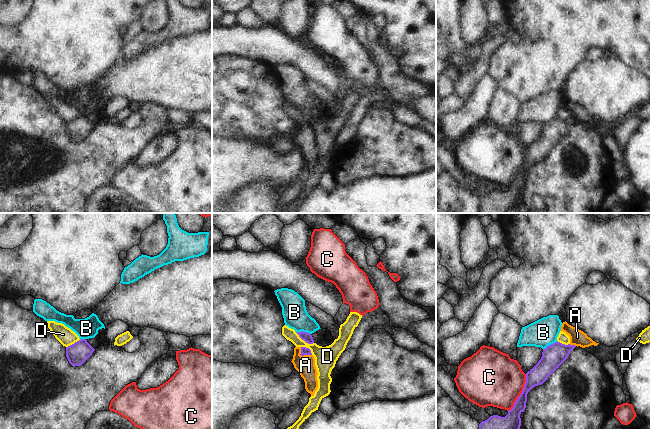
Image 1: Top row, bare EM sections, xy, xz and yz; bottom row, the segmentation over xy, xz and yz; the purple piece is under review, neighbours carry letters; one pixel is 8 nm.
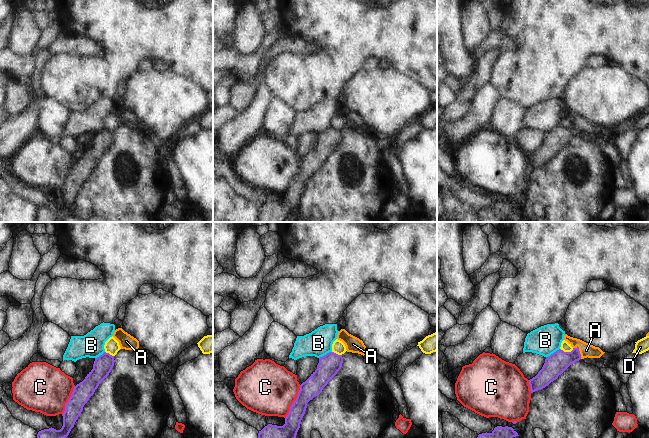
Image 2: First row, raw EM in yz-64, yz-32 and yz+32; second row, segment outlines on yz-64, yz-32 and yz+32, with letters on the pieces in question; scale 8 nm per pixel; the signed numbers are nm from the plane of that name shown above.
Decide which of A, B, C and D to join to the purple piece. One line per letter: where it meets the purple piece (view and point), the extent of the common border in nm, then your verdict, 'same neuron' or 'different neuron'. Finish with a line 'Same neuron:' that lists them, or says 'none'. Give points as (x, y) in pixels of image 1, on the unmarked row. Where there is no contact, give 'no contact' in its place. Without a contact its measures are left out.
A: meets purple in xz at (302, 131); contact 120 nm long; same neuron
B: meets purple in xz at (302, 107); contact 120 nm long; different neuron
C: meets purple in yz at (521, 169); contact 340 nm long; different neuron
D: meets purple in xz at (304, 116); contact 180 nm long; different neuron
Same neuron: A

